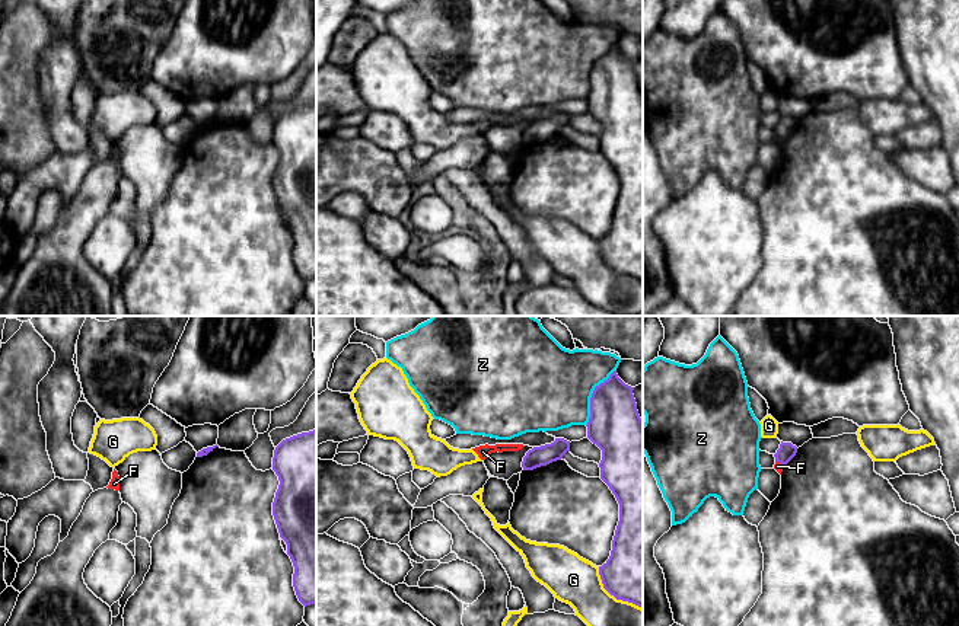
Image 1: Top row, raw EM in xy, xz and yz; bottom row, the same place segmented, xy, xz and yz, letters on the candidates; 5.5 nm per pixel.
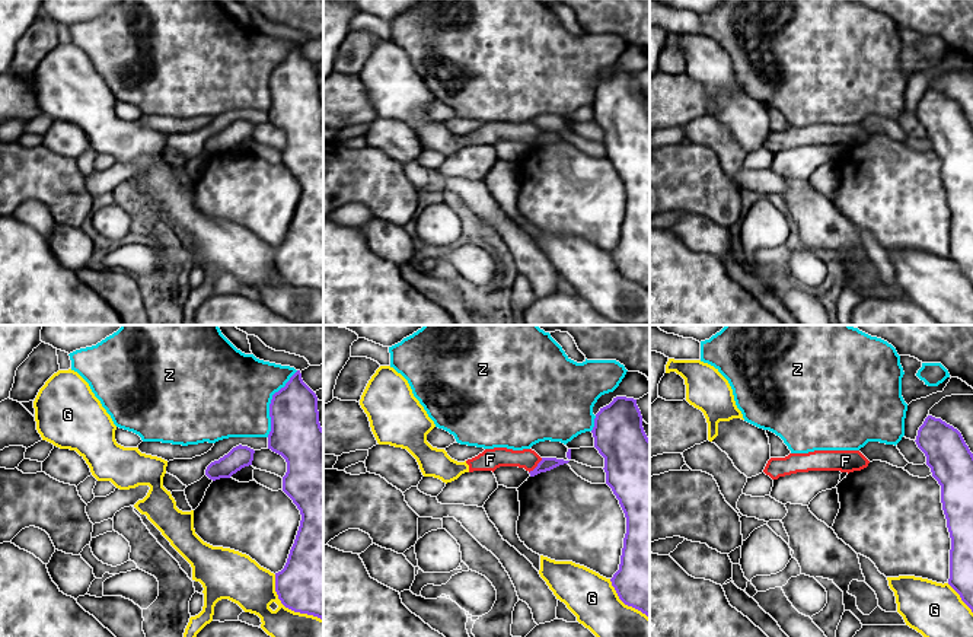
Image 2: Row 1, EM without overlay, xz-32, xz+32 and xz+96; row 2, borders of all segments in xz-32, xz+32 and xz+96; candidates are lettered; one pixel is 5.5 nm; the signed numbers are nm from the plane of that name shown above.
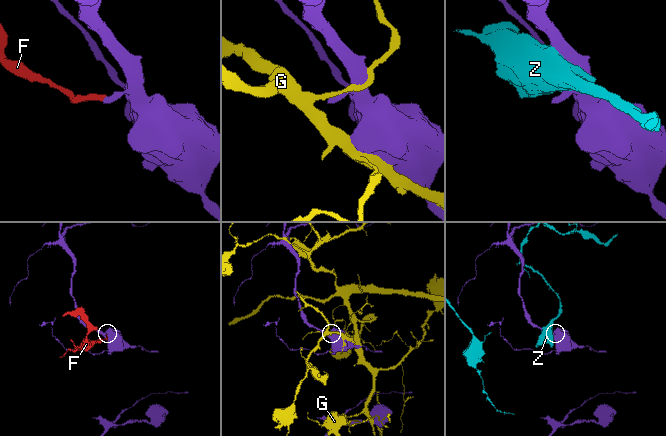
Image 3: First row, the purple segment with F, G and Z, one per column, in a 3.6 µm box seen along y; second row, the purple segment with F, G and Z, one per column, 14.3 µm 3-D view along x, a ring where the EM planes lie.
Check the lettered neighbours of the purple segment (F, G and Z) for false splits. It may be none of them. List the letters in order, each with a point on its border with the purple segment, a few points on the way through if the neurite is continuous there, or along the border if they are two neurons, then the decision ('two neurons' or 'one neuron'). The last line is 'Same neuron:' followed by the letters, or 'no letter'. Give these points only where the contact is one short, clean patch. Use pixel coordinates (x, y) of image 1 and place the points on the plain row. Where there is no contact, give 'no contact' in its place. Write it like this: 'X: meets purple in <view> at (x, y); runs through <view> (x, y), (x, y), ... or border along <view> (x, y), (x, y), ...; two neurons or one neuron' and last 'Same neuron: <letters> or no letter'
F: meets purple in yz at (780, 136); border along yz (776, 134), (783, 139); two neurons
G: meets purple in xz at (612, 268); two neurons
Z: meets purple in xz at (592, 70); two neurons
Same neuron: no letter

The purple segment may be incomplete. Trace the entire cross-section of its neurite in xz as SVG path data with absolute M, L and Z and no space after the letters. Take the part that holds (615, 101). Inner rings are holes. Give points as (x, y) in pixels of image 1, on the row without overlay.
M614 45L595 61L590 71L587 112L602 124L600 153L609 160L619 178L619 195L612 214L609 233L599 240L603 262L616 274L643 282L643 93L633 68Z

